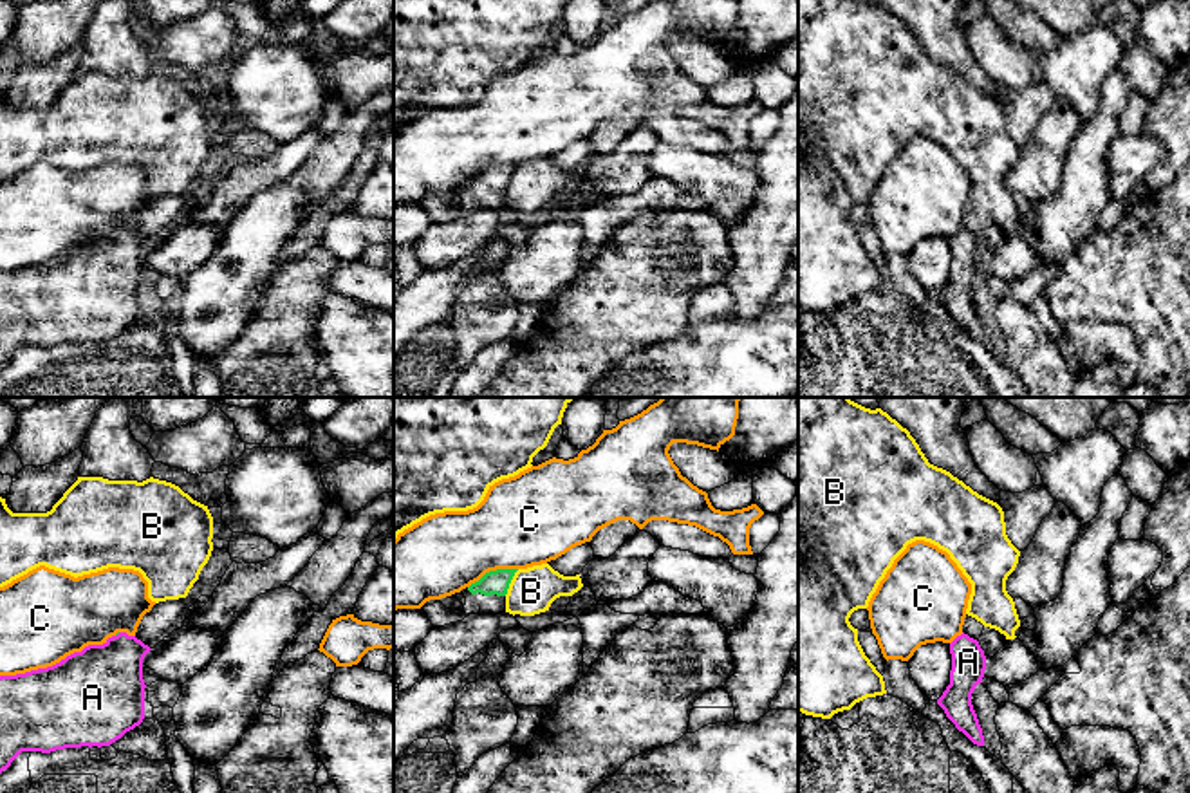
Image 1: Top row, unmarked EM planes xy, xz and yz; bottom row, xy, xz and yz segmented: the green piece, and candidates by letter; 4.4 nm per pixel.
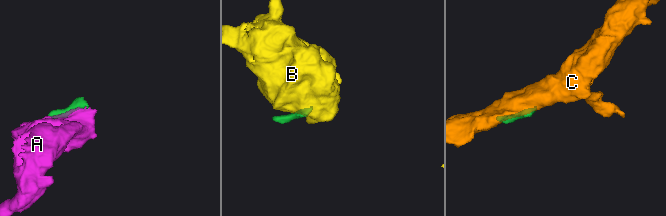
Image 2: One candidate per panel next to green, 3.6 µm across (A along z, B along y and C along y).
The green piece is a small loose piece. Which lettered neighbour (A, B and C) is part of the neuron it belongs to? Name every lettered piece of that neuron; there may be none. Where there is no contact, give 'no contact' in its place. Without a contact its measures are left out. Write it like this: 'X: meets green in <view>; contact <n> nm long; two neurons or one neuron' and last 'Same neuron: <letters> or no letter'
A: no contact; one neuron
B: meets green in xz; contact 140 nm long; two neurons
C: meets green in xz; contact 240 nm long; two neurons
Same neuron: A

